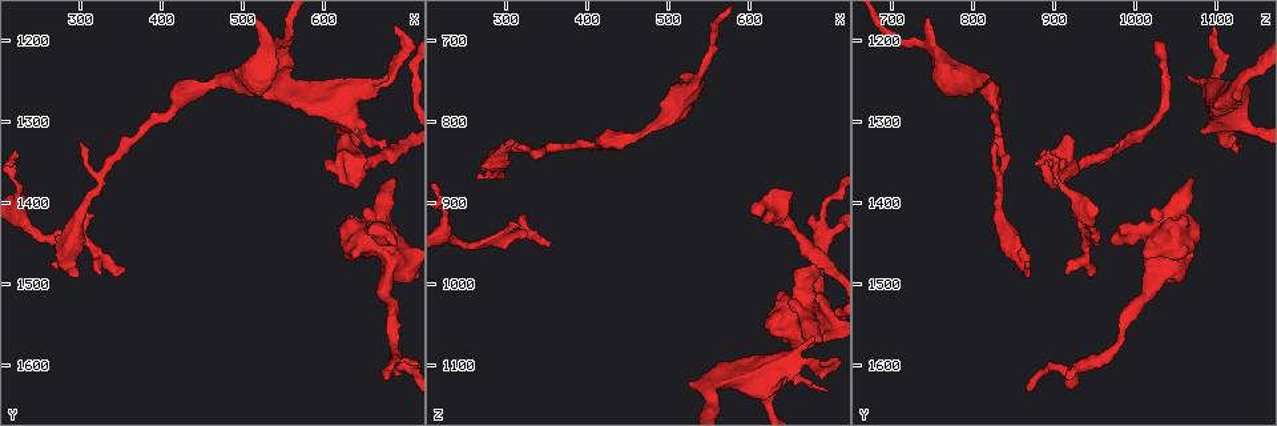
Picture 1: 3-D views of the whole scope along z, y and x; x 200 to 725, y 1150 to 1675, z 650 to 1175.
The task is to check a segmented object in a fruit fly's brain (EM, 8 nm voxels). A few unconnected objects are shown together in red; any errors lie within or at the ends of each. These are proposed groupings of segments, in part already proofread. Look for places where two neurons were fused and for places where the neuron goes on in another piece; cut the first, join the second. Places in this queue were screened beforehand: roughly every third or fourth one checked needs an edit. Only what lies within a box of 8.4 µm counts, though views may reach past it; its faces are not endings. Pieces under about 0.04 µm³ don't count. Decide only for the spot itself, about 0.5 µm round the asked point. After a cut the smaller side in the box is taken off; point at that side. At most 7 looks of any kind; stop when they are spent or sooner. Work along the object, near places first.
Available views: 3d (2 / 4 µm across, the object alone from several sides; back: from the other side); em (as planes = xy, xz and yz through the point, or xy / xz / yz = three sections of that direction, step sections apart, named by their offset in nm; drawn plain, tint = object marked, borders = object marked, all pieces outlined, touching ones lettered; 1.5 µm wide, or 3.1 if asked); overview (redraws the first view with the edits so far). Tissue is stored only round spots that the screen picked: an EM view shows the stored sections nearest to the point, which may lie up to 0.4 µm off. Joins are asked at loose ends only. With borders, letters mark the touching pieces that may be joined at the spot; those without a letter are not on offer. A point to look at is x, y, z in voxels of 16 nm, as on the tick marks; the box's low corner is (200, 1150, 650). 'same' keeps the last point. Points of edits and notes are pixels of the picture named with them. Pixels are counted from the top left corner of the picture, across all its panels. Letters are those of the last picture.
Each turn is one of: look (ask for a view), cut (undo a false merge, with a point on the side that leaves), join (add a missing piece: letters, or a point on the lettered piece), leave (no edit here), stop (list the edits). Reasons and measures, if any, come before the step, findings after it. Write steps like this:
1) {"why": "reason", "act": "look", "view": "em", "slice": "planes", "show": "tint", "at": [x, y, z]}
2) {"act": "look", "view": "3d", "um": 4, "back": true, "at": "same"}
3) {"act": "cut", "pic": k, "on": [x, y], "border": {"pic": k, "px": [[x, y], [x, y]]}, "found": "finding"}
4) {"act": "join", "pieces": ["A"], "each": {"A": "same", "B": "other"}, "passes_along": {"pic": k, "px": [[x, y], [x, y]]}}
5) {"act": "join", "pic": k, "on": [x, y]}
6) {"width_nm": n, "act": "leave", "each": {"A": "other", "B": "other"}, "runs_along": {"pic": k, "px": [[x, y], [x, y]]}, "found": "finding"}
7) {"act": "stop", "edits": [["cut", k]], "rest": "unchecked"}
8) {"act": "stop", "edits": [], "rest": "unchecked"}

{"why": "arms part here", "act": "look", "view": "em", "slice": "xy", "step": 8, "show": "tint", "at": [690, 1595, 945]}

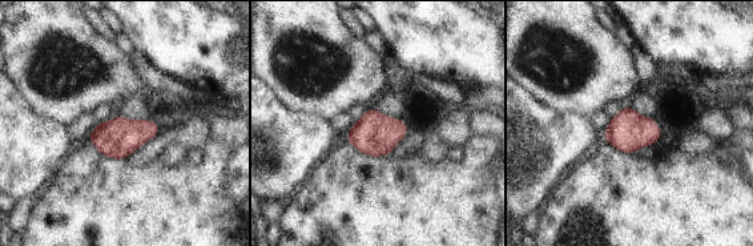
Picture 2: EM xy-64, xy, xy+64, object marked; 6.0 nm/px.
{"why": "another direction", "act": "look", "view": "em", "slice": "planes", "show": "borders", "at": "same"}

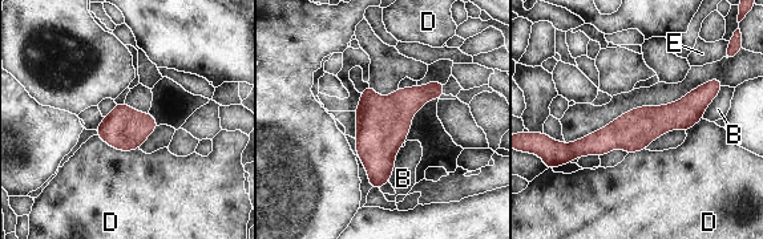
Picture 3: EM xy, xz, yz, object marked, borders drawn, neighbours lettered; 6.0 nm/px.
{"longest_contact_nm": ["D", 280], "act": "leave", "each": {"B": "other", "D": "other", "E": "other"}, "runs_along": {"pic": 3, "px": [[711, 92], [681, 116], [564, 150]]}, "found": "one neuron here"}

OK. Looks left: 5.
{"why": "free end", "act": "look", "view": "em", "slice": "planes", "show": "borders", "at": [685, 1370, 1070]}

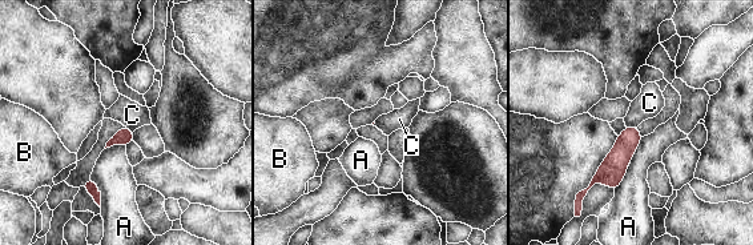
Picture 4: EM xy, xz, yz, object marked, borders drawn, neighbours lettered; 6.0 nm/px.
{"act": "leave", "each": {"A": "other", "B": "other", "C": "other"}, "found": "no lettered piece goes on from it"}

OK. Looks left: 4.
{"why": "branch stops here", "act": "look", "view": "em", "slice": "planes", "show": "borders", "at": [600, 1345, 915]}

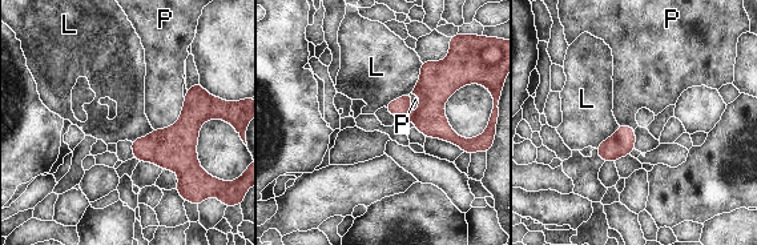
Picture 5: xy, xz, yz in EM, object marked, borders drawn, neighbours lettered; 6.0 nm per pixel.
{"act": "leave", "each": {"L": "other", "P": "other"}, "border": {"pic": 5, "px": [[421, 61], [418, 81], [385, 107]]}, "found": "none of them fits"}

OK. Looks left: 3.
{"act": "stop", "edits": [], "rest": "unchecked"}

